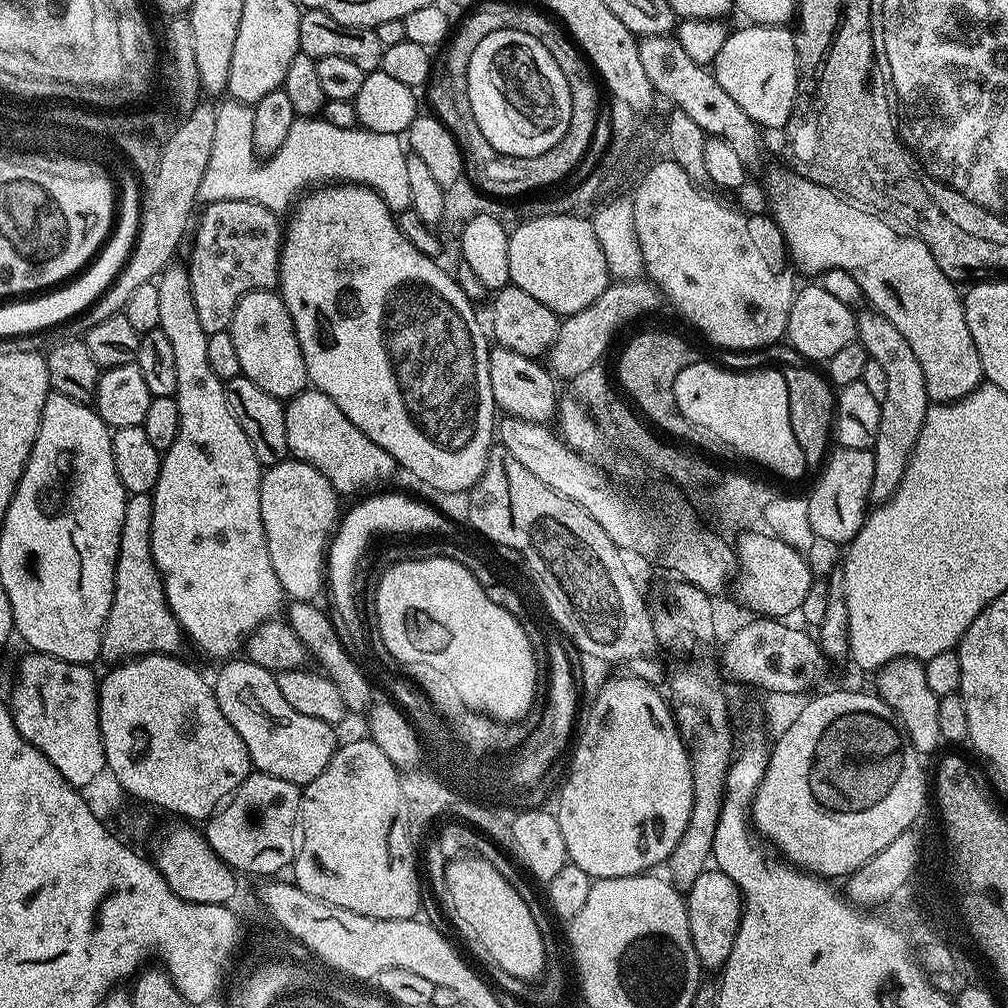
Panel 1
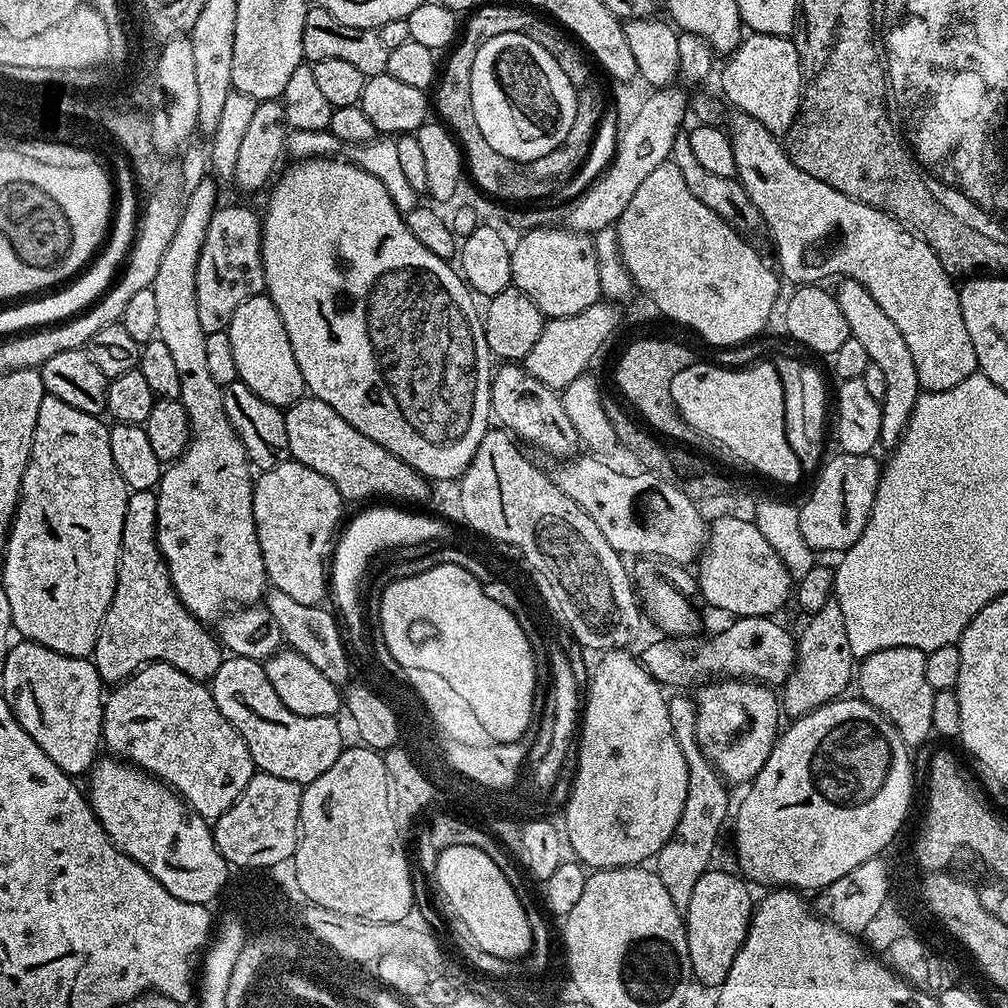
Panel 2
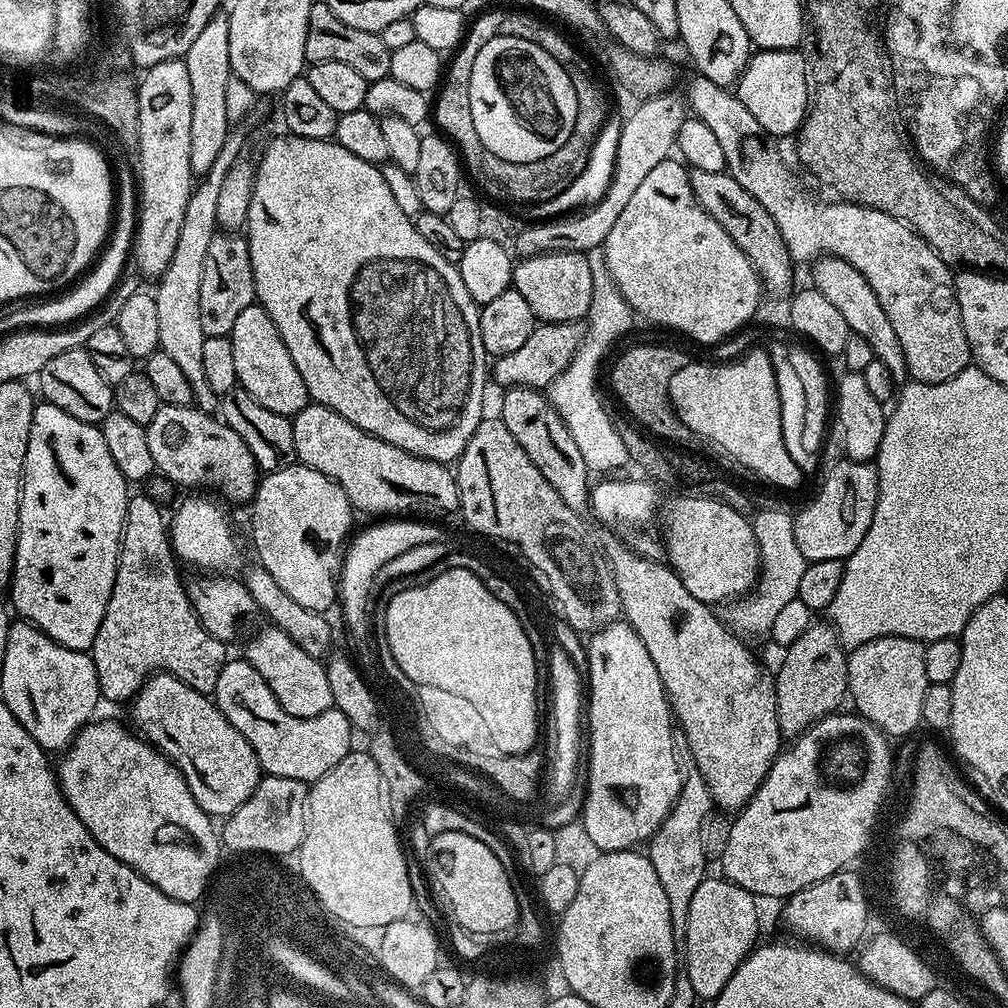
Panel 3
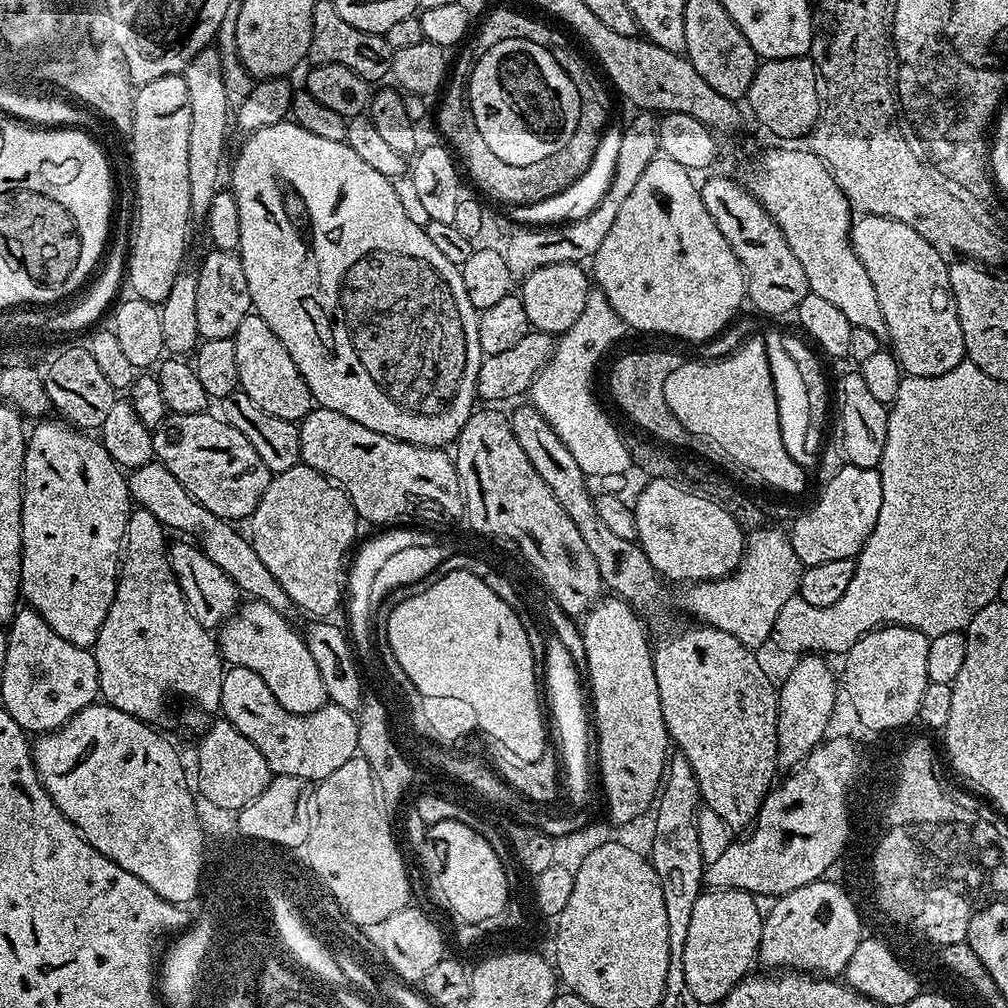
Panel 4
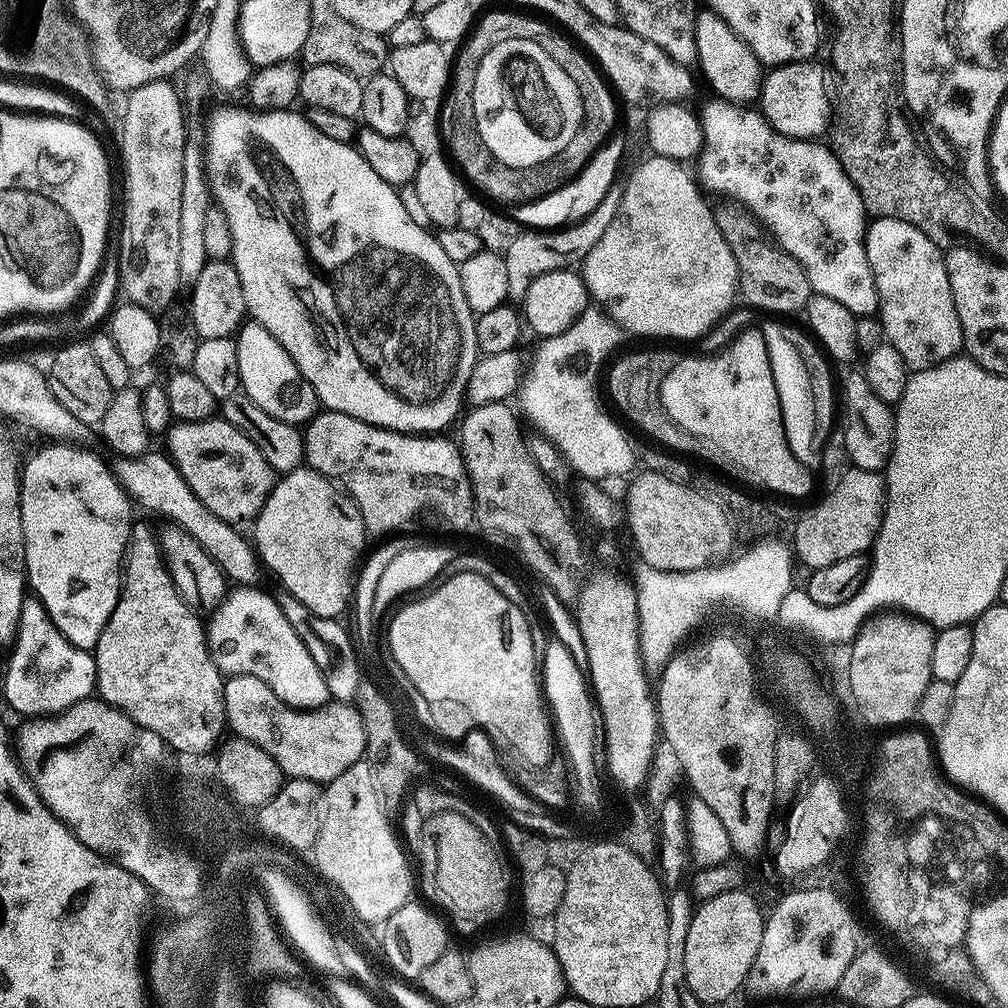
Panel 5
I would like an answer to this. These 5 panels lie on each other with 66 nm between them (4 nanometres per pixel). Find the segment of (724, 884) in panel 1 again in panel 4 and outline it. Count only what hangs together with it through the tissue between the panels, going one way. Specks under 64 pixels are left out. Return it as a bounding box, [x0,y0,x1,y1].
[685,888,764,1006]

